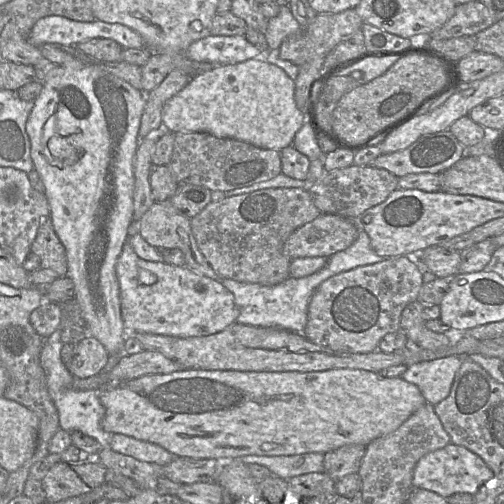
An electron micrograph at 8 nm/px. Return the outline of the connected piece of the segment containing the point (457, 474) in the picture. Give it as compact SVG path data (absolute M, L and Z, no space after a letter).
M453 443L424 455L416 464L413 473L414 488L433 491L448 498L457 493L475 495L479 488L494 477L485 461L469 449Z

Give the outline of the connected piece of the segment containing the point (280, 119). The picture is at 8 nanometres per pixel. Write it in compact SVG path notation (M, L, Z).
M263 57L246 60L237 64L218 65L204 68L195 74L188 83L162 109L164 131L202 132L218 138L230 138L247 142L263 149L280 151L292 145L297 131L307 121L305 114L295 102L294 81L280 67L268 63Z

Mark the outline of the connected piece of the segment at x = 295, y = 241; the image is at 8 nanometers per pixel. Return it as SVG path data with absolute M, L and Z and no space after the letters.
M320 214L288 237L283 252L291 258L329 258L351 246L357 237L358 228L350 219L334 214Z

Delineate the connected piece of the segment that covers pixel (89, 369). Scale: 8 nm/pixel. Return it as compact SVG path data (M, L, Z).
M87 335L77 345L68 368L74 378L88 378L100 374L110 355L95 337Z

